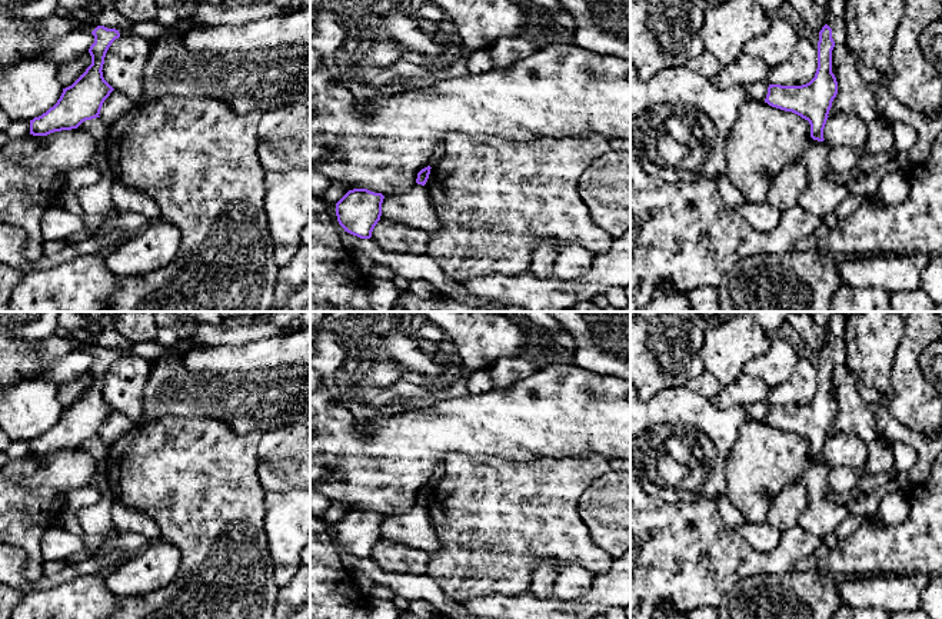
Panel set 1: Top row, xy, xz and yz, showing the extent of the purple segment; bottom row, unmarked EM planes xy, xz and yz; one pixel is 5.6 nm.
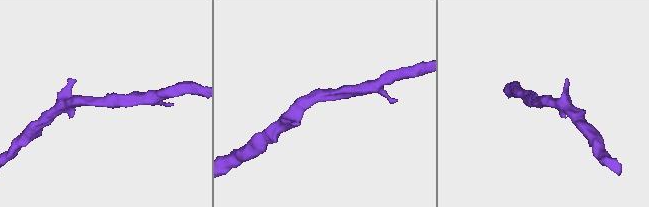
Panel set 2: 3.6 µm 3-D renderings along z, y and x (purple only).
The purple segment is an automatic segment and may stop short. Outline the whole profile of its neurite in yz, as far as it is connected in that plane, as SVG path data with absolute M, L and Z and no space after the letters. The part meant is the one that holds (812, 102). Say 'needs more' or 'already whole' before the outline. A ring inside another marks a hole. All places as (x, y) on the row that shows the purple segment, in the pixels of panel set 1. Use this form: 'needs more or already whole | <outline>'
already whole | M825 24L819 31L818 69L815 77L802 86L769 84L765 103L792 112L810 124L810 137L823 142L823 129L832 101L838 94L838 81L832 73L832 29Z

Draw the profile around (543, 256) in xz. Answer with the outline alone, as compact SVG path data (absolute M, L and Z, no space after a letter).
M542 242L533 247L530 270L539 279L553 277L553 266L565 243Z

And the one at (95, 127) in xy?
M100 117L83 122L79 129L90 134L99 146L106 146L109 124L104 124Z

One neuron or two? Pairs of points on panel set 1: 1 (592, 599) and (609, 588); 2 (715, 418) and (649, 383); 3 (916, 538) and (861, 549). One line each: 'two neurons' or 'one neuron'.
1: one neuron
2: two neurons
3: one neuron

